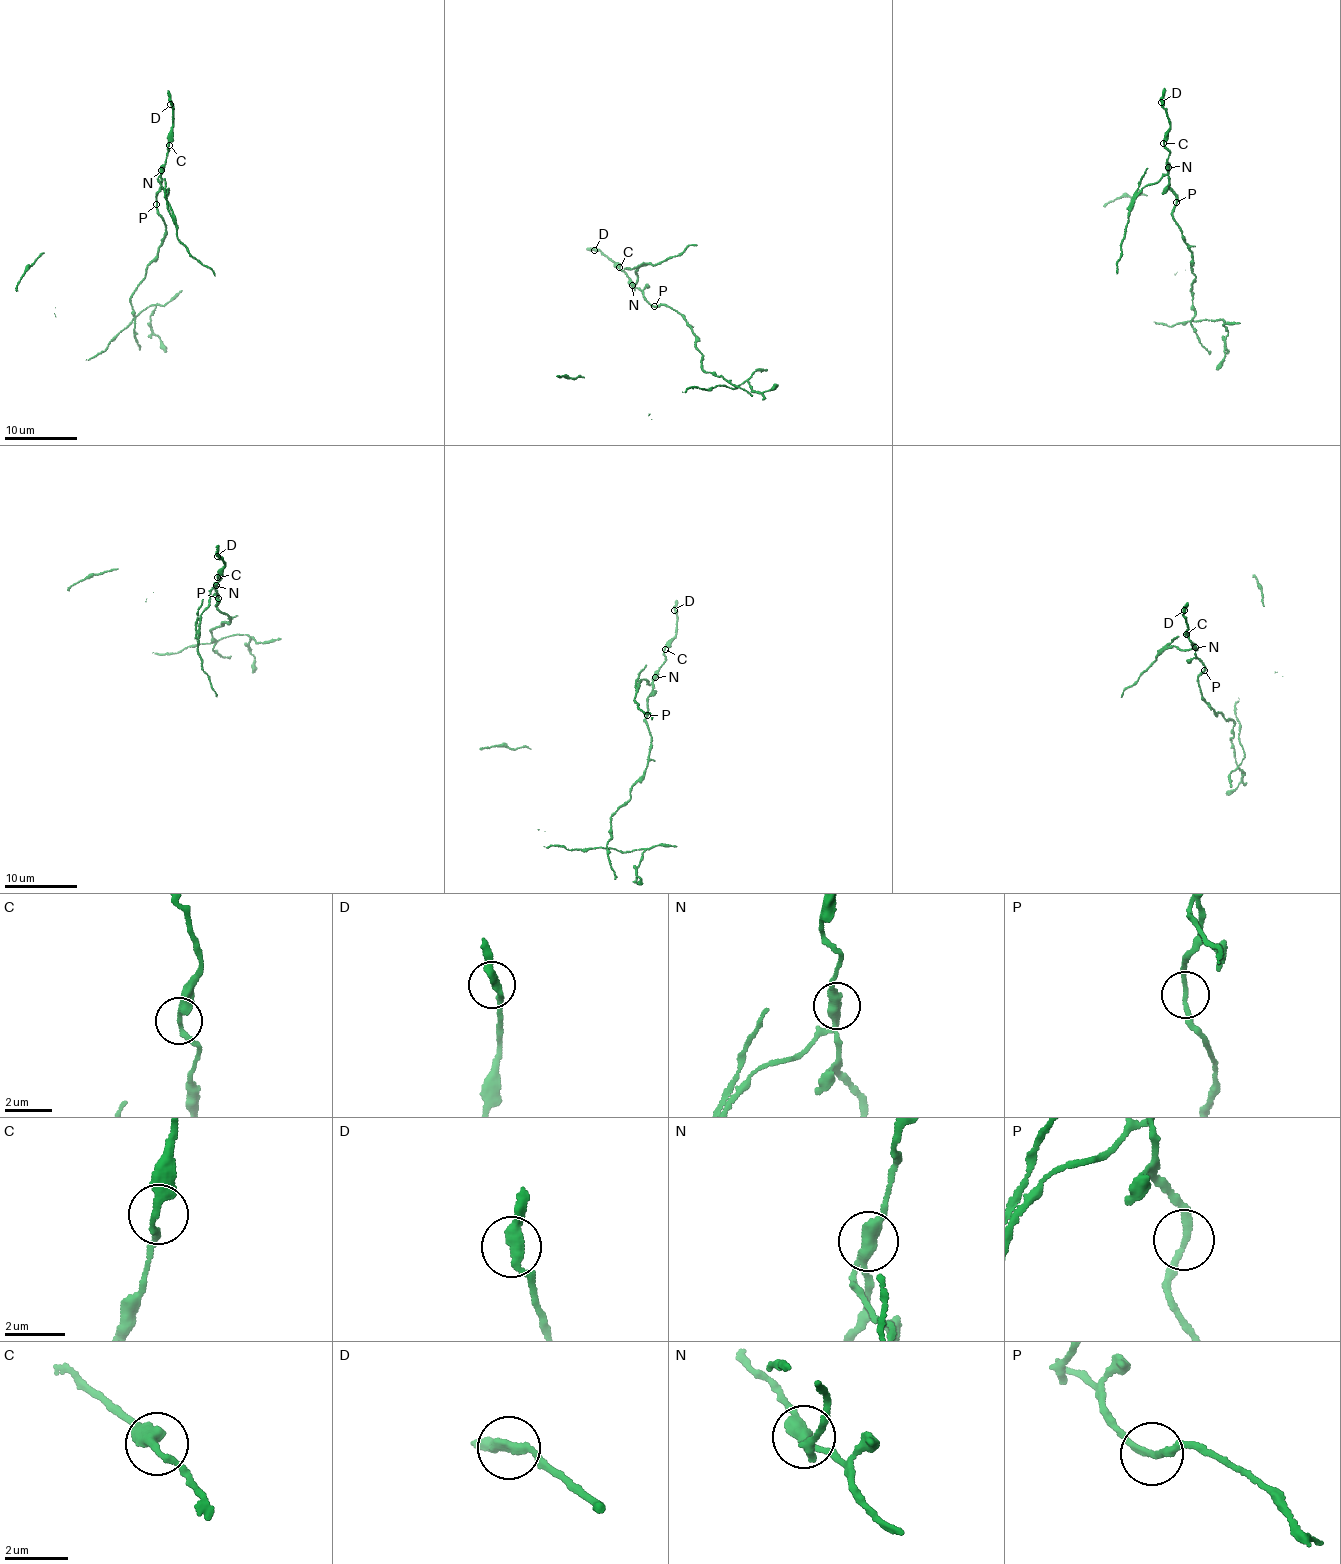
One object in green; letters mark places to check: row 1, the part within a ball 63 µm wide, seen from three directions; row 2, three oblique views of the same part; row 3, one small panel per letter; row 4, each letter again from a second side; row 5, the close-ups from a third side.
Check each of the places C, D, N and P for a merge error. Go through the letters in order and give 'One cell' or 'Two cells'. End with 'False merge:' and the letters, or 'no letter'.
C: One cell
D: One cell
N: Two cells
P: Two cells
False merge: N, P

